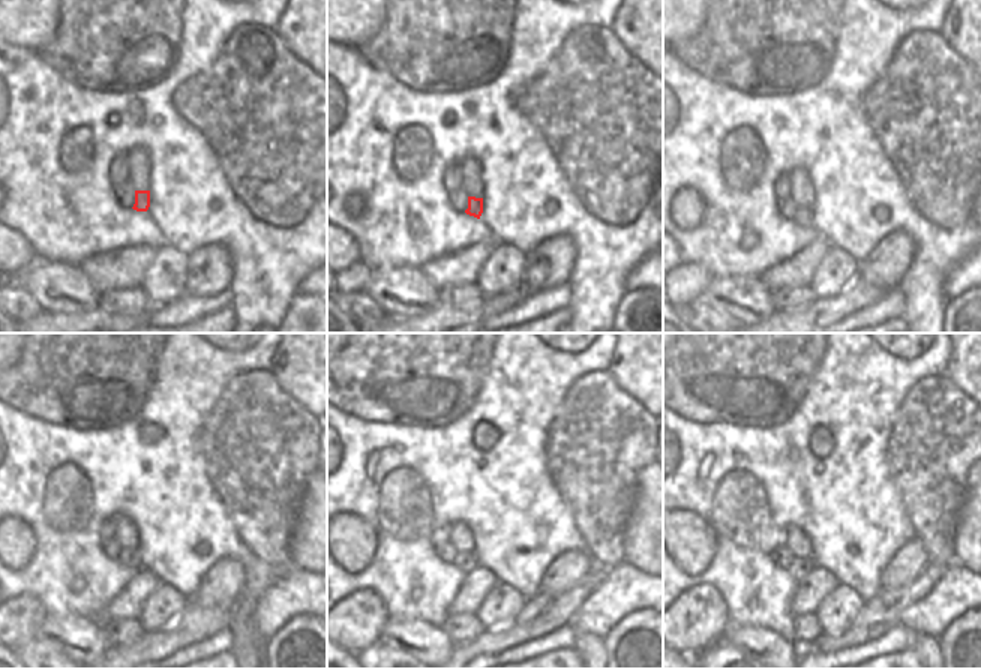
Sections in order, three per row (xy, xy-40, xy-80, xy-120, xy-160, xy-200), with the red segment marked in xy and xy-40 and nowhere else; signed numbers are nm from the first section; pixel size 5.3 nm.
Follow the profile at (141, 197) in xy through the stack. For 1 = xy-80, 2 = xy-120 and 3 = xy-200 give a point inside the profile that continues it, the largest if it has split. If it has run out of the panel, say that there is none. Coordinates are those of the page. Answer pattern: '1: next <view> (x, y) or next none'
1: next xy-80 (804, 218)
2: next xy-120 (131, 558)
3: next xy-200 (800, 566)

